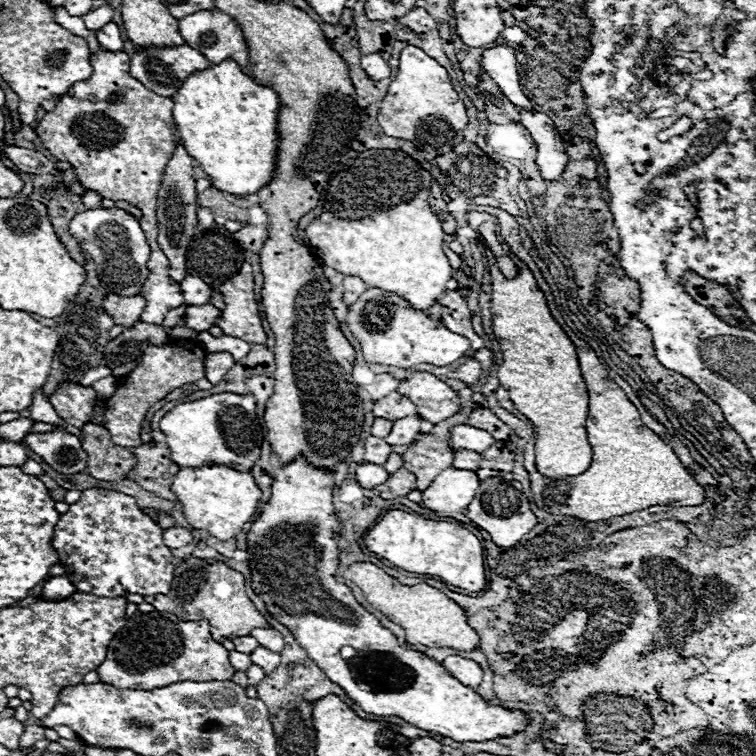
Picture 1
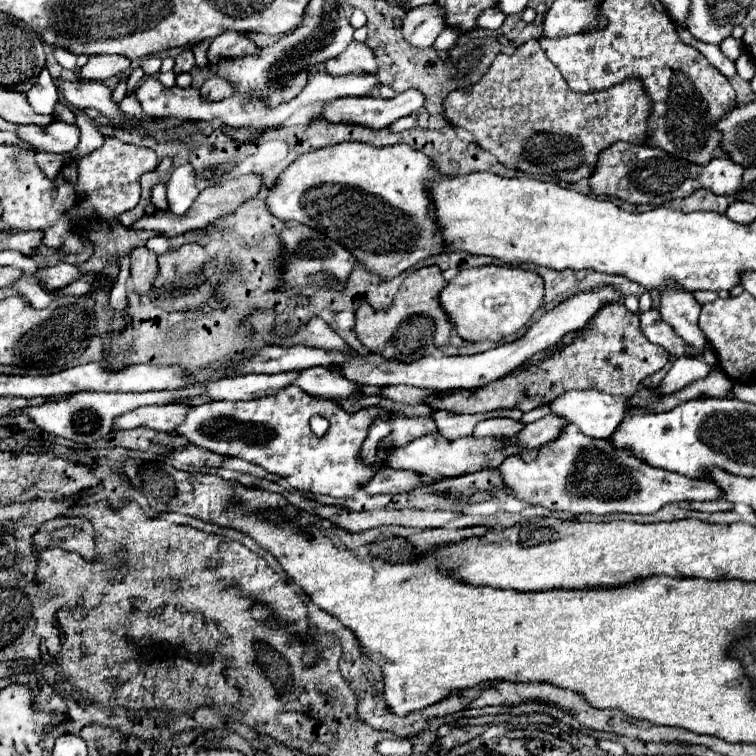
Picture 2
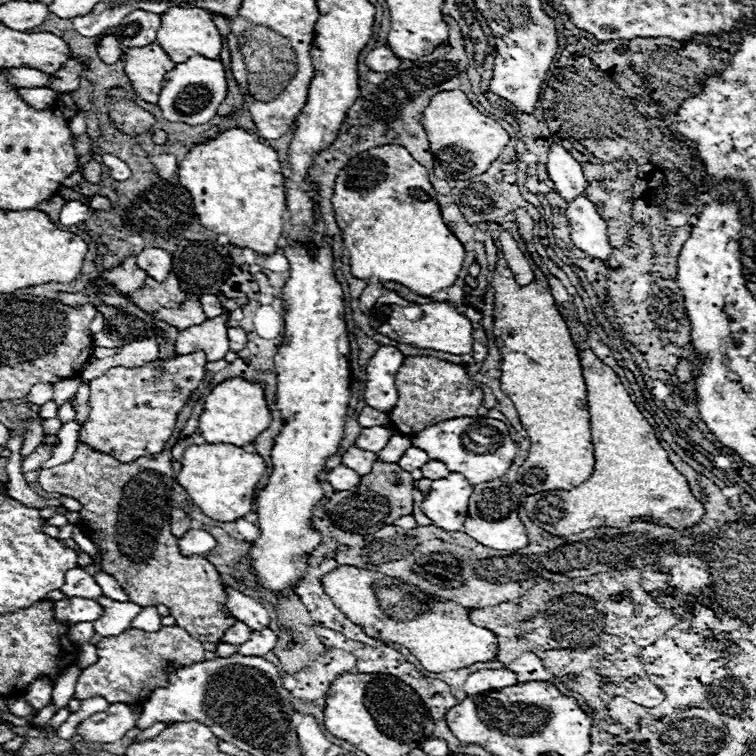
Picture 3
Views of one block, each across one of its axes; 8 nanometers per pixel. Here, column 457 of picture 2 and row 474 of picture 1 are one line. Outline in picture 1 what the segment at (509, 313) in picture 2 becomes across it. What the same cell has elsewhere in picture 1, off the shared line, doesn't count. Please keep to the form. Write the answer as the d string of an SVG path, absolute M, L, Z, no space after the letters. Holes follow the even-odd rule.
M296 458L294 462L280 466L274 474L272 496L264 504L260 518L248 530L248 554L250 554L250 572L252 572L252 588L264 600L266 610L284 624L296 638L296 642L310 654L310 658L324 670L324 674L336 682L350 696L354 704L358 704L364 712L376 716L398 716L404 722L448 736L456 742L482 742L500 736L510 736L522 730L528 724L528 716L518 710L506 710L502 706L488 704L480 694L472 688L464 686L456 680L448 670L426 654L410 648L402 648L396 642L396 636L380 624L376 616L372 616L366 608L362 608L352 590L346 584L336 582L338 570L338 532L340 520L334 512L332 504L332 488L334 474L332 470L318 470L308 464L304 458ZM278 530L296 530L308 536L274 536ZM344 646L354 648L352 658L342 658L340 650Z

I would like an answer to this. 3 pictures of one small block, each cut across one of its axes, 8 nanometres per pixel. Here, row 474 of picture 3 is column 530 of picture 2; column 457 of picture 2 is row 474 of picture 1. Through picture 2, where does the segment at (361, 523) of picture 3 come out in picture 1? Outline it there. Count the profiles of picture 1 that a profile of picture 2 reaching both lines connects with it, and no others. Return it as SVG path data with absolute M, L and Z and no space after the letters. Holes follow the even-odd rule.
M400 468L396 474L390 474L390 478L376 486L372 492L380 498L398 498L398 496L406 496L408 492L412 492L416 488L416 478L412 472L408 472L406 468Z

